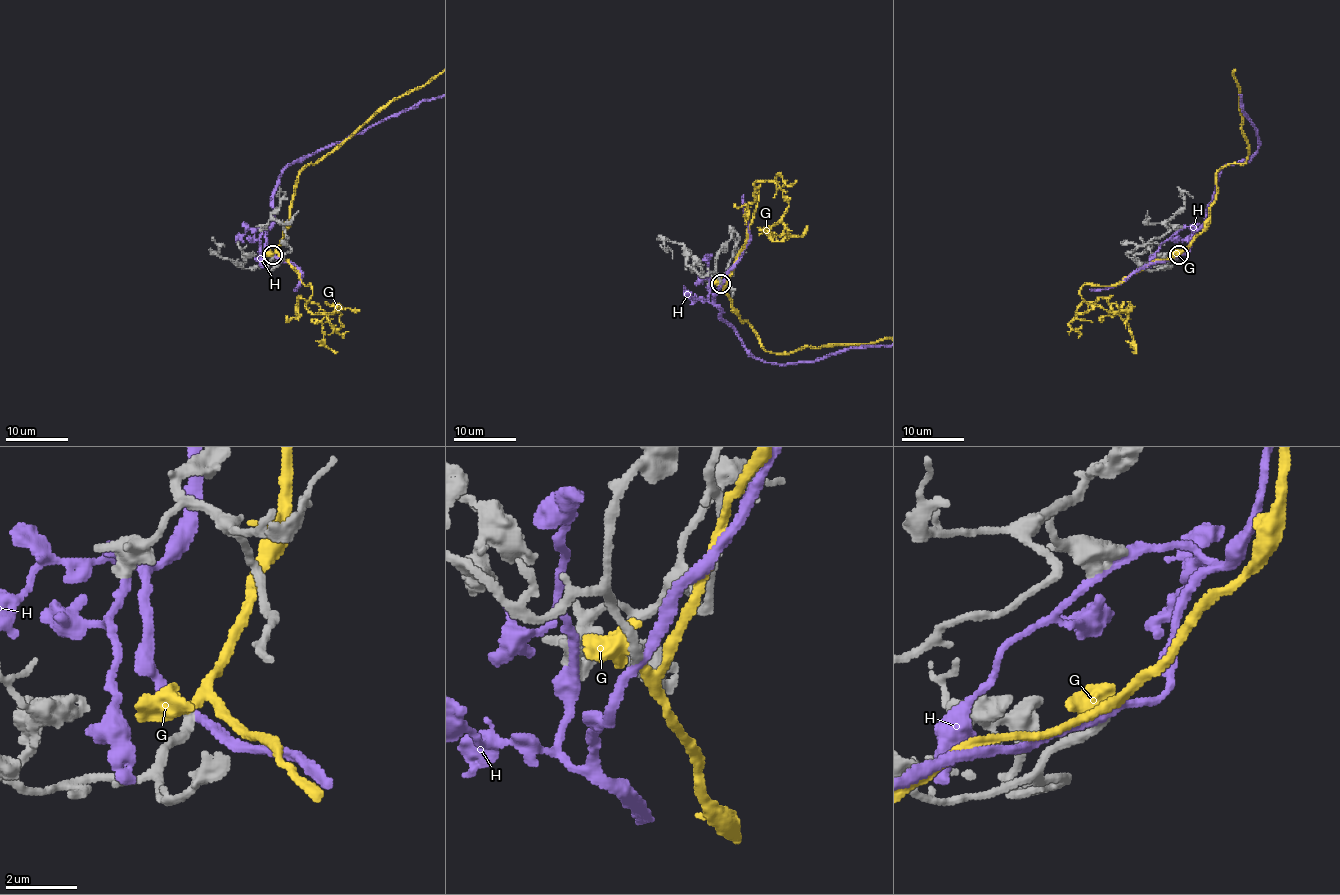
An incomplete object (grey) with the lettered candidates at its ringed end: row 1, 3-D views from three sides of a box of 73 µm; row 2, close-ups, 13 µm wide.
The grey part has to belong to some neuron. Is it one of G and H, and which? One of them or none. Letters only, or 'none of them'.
G

